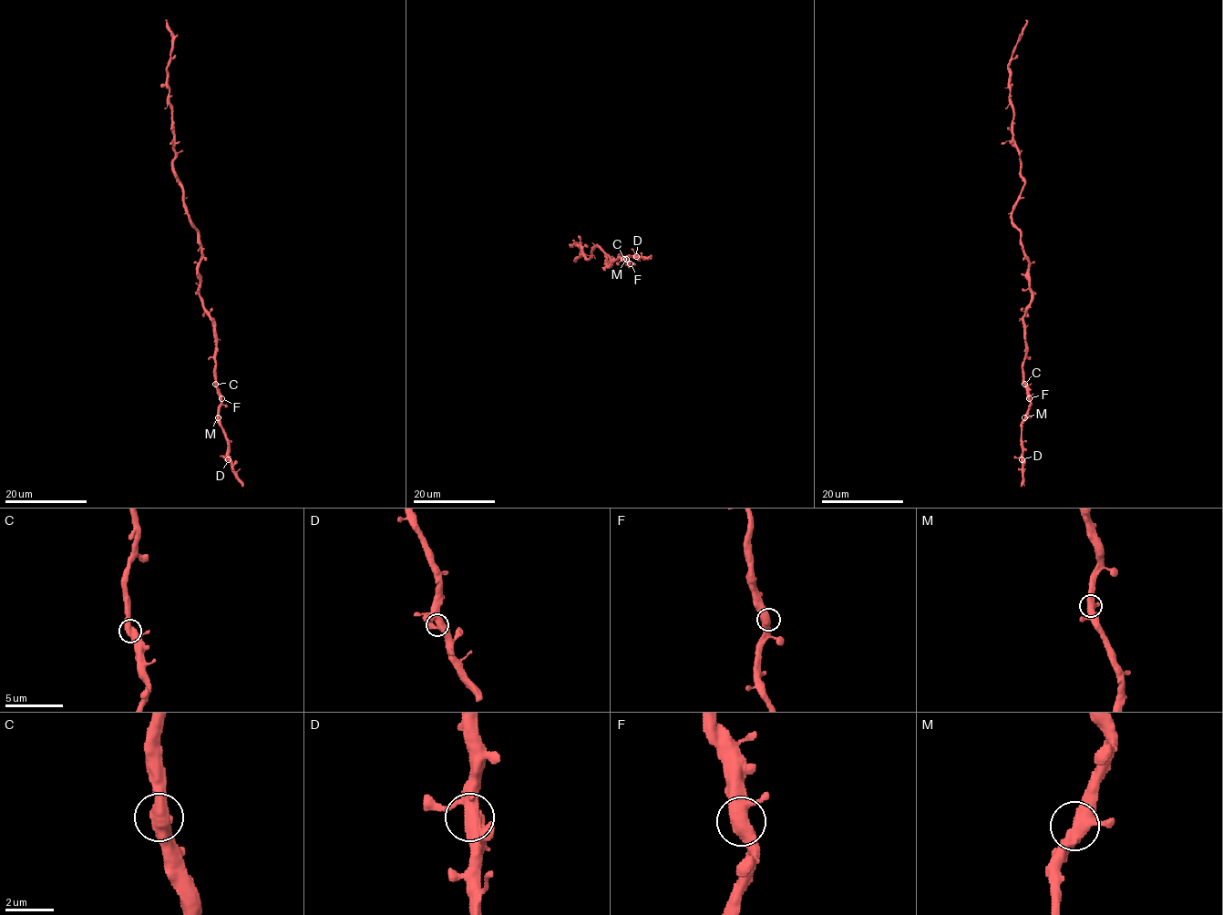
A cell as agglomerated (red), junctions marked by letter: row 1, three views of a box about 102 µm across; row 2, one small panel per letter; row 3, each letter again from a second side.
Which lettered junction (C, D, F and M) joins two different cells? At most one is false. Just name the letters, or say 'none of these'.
none of these

